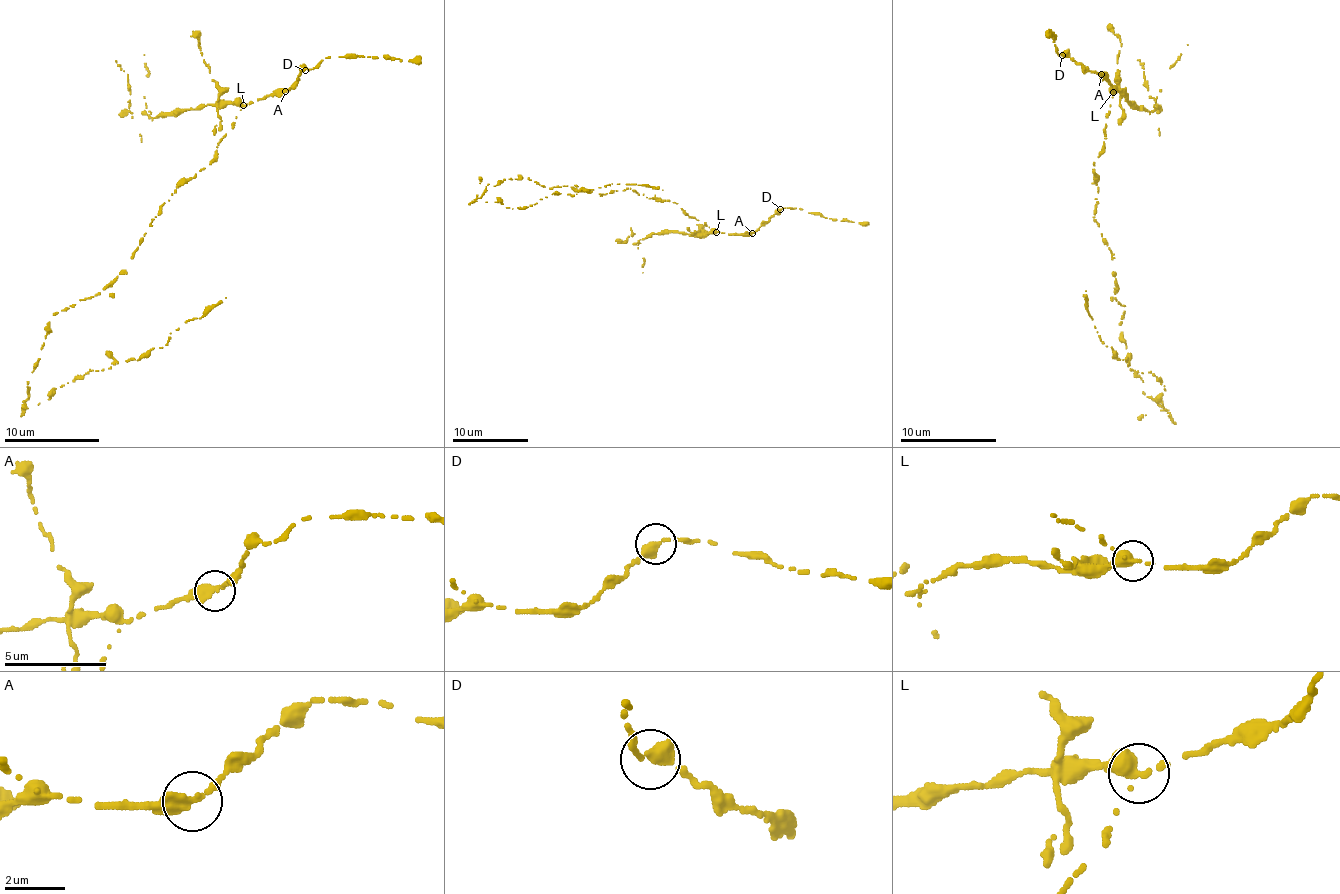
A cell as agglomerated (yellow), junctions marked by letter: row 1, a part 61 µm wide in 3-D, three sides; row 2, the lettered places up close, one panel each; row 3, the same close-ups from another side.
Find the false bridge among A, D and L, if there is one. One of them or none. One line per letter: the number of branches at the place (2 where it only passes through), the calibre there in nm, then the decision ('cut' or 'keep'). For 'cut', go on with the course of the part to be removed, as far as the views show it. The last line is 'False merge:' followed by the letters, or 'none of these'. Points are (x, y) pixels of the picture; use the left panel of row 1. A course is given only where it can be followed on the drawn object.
A: branches 2; calibre 360 nm; keep
D: branches 2; calibre 320 nm; keep
L: branches 2; calibre 340 nm; cut; course (243, 104), (208, 104), (186, 111), (161, 112), (155, 118), (142, 112), (133, 112), (128, 75), (116, 60)
False merge: L

